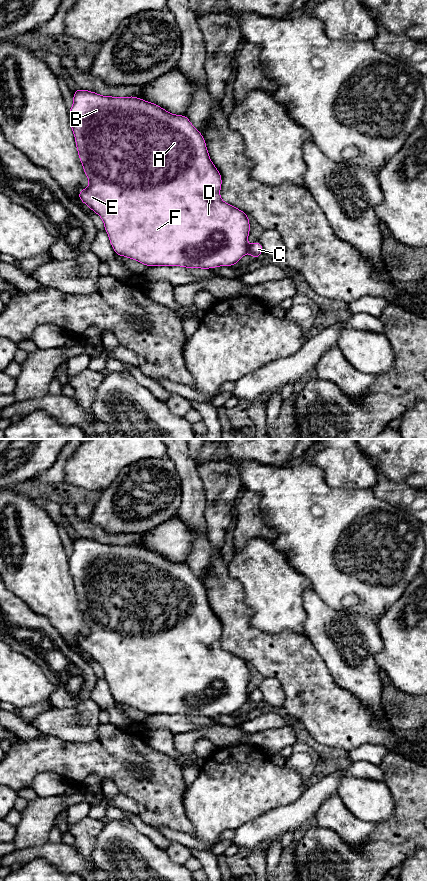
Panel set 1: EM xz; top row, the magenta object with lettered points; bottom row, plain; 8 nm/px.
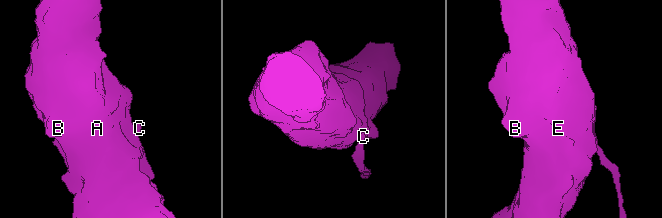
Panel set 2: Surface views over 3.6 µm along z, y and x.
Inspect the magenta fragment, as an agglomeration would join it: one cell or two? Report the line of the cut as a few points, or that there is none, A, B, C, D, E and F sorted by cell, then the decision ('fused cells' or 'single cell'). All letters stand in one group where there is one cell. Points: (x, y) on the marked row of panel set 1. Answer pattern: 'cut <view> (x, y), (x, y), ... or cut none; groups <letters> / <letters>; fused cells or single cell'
cut xz (248, 246), (249, 251); groups A B D E F / C; fused cells

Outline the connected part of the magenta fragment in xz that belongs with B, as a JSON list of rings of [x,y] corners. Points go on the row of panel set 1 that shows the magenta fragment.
[[[77,88],[69,118],[79,160],[89,180],[89,186],[81,189],[78,197],[103,220],[117,256],[136,260],[147,267],[212,269],[234,266],[249,252],[248,215],[221,199],[221,174],[210,159],[203,135],[186,115],[171,114],[136,96],[103,96]]]

